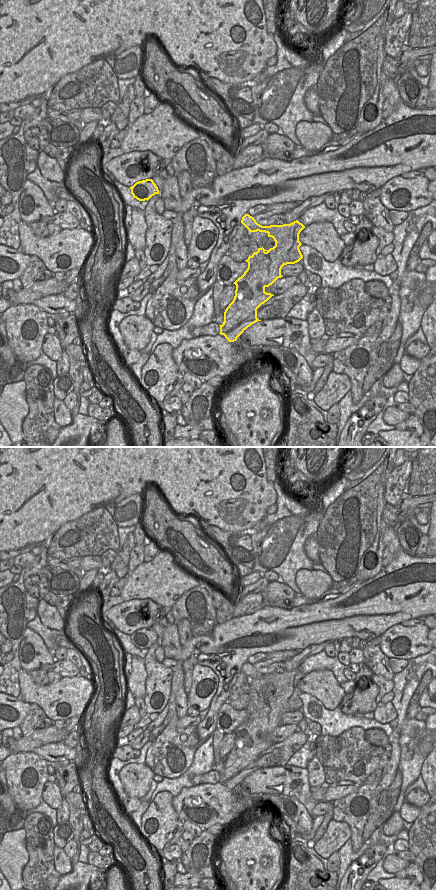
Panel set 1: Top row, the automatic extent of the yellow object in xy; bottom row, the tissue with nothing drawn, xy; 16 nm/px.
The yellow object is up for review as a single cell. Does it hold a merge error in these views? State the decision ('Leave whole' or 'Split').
Split.

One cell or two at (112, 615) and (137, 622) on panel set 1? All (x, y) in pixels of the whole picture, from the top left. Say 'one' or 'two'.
one

